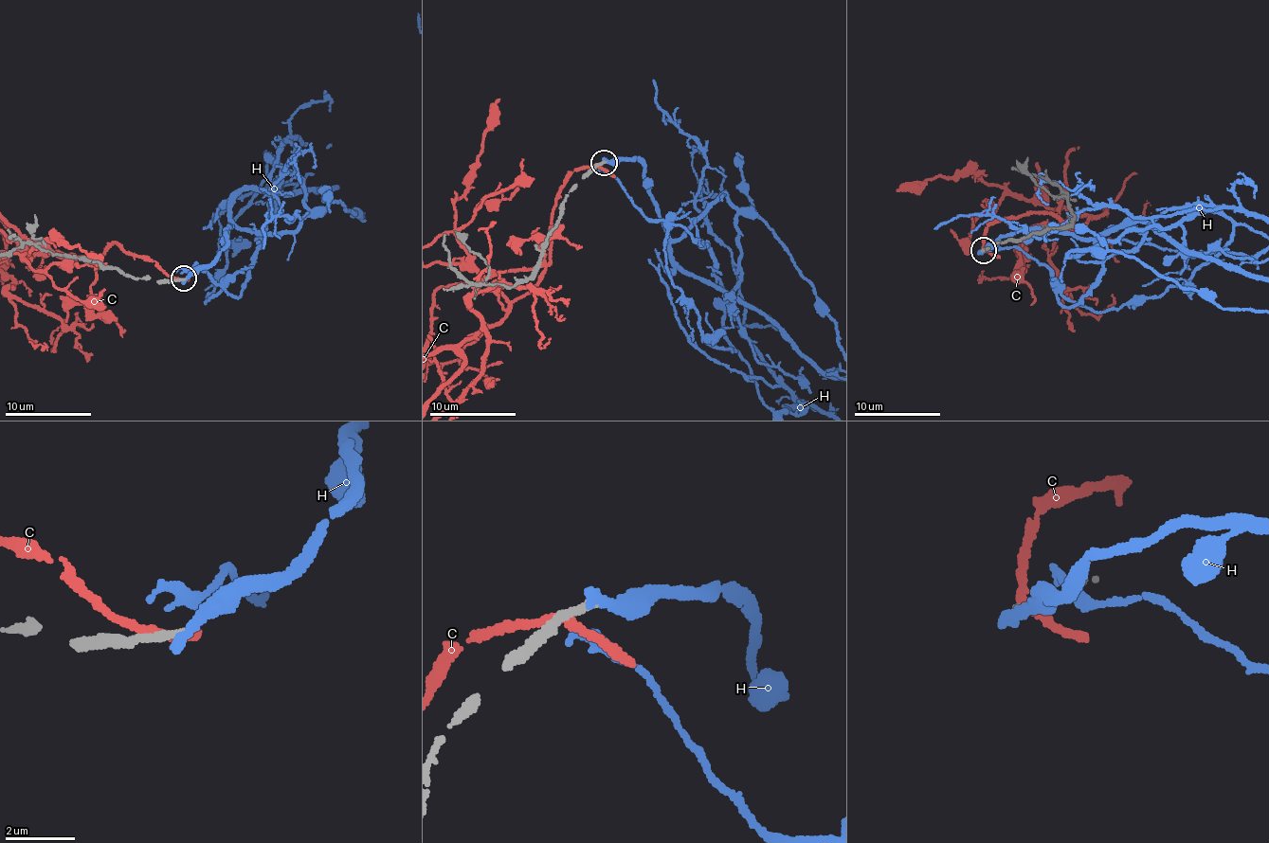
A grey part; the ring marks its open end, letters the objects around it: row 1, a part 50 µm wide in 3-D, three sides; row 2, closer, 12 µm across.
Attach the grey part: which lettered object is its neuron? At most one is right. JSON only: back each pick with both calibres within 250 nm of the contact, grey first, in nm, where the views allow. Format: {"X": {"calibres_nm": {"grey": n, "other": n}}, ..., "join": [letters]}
{"join": []}

